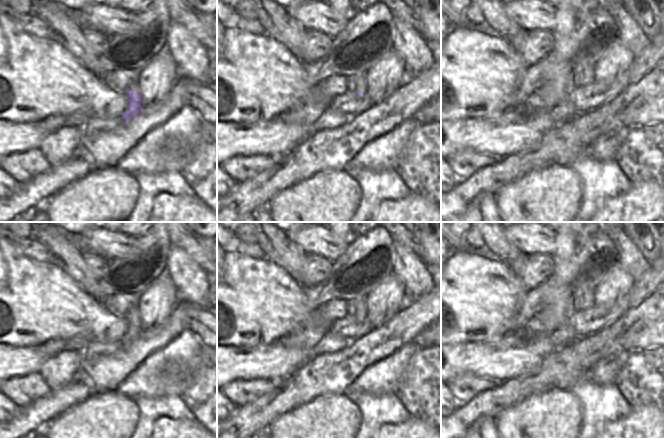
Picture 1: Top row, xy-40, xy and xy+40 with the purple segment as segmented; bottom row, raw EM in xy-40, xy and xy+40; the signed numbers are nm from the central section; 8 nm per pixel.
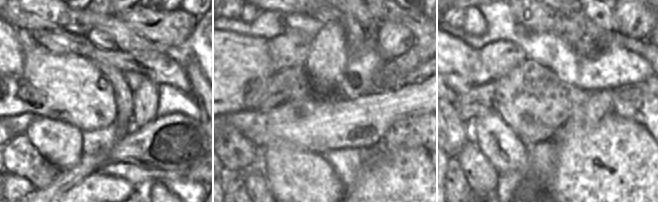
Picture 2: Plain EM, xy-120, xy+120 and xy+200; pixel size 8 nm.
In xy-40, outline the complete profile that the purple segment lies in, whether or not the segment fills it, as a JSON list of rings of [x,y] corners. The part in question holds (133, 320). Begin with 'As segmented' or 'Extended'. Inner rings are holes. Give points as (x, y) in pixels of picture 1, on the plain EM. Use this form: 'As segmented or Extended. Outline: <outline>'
As segmented. Outline: [[[126,312],[127,332],[121,340],[121,346],[128,345],[135,341],[141,334],[141,318],[139,313]]]

